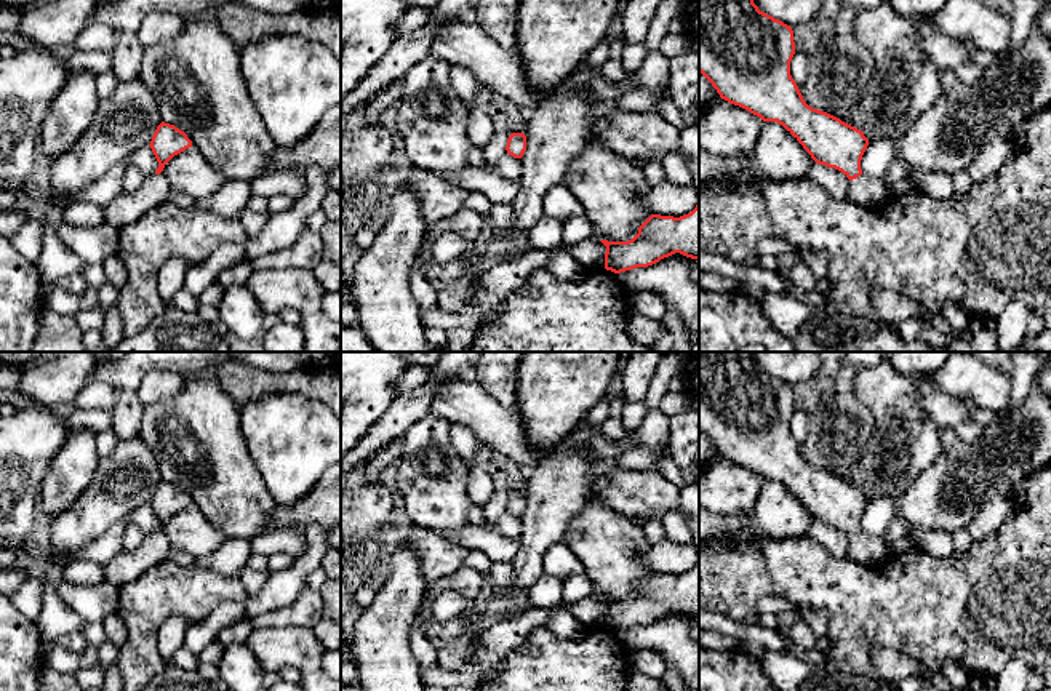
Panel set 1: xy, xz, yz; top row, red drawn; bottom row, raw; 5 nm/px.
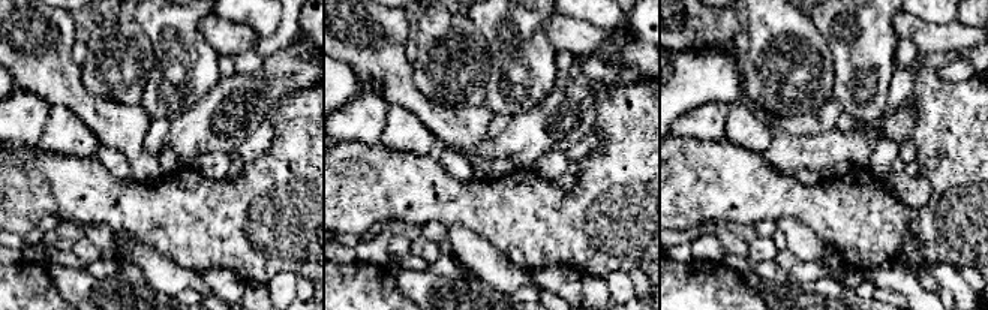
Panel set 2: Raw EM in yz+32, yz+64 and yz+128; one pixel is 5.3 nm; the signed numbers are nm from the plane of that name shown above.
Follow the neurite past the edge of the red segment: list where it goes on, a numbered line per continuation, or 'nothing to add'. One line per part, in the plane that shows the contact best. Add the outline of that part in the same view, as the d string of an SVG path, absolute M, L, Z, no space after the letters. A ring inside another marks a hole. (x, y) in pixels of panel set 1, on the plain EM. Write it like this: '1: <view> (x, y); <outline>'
1: yz (869, 551); M861 533L849 539L848 555L849 560L864 566L880 566L888 558L888 550L883 536L869 536Z

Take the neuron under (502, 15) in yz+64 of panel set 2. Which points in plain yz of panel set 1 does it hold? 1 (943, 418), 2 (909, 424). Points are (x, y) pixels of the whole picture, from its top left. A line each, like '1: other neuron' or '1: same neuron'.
1: other neuron
2: same neuron

